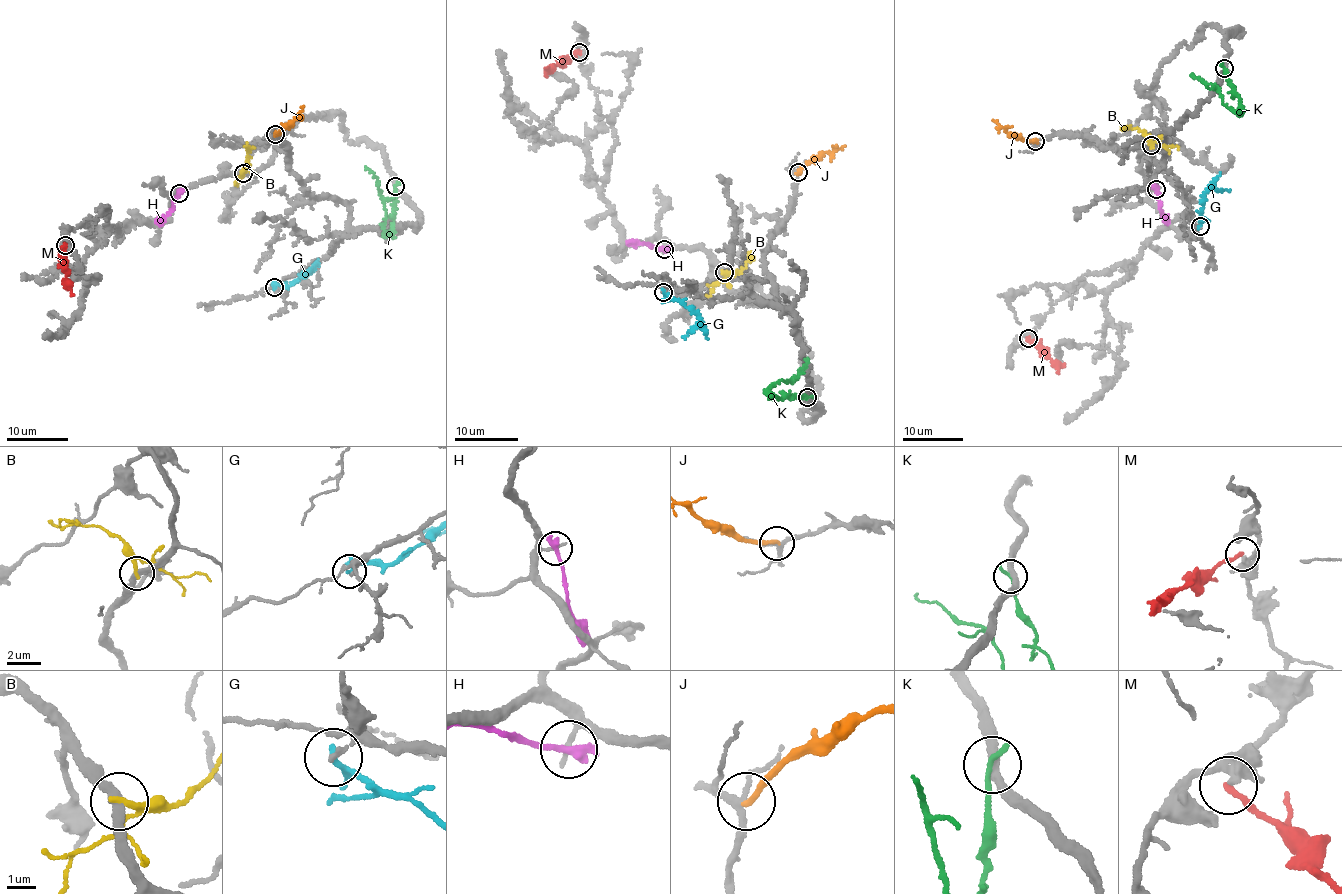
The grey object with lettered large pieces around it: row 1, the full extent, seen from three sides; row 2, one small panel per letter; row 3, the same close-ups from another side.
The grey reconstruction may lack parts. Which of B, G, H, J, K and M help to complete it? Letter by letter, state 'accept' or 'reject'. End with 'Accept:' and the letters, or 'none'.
B: reject
G: reject
H: reject
J: reject
K: reject
M: reject
Accept: none

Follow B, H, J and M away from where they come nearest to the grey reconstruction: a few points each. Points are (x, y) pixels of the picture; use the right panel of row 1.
B: (1152, 145), (1149, 137), (1143, 132), (1120, 127)
H: (1156, 189), (1167, 224)
J: (1035, 141), (1012, 135), (994, 119)
M: (1028, 338), (1056, 366), (1056, 372)

